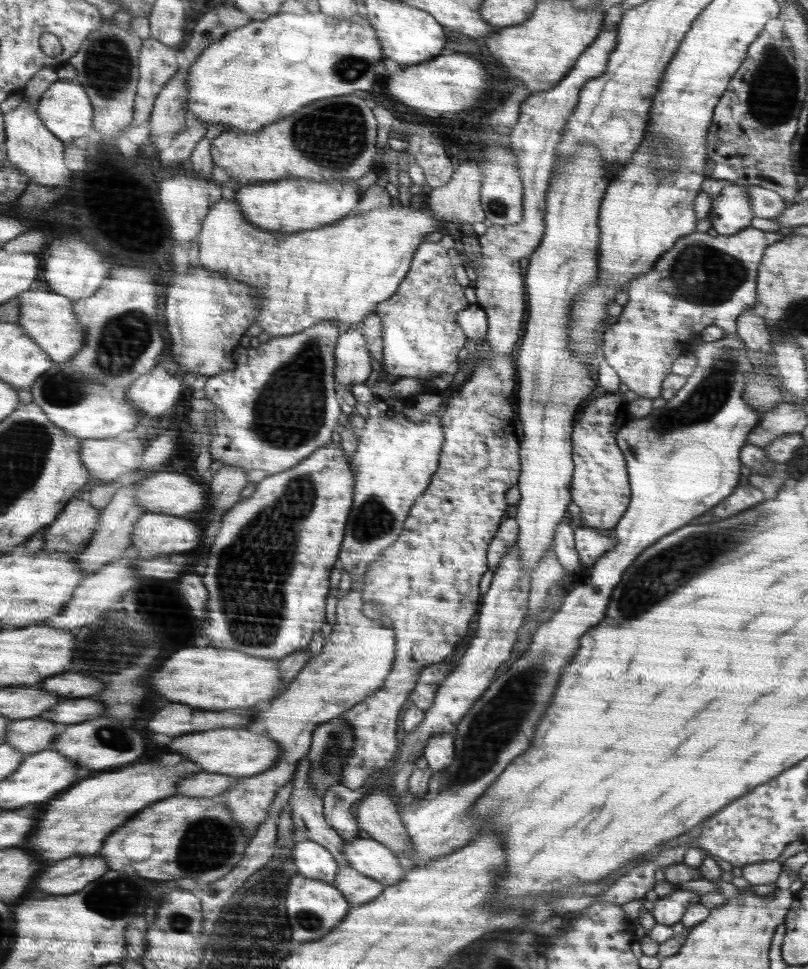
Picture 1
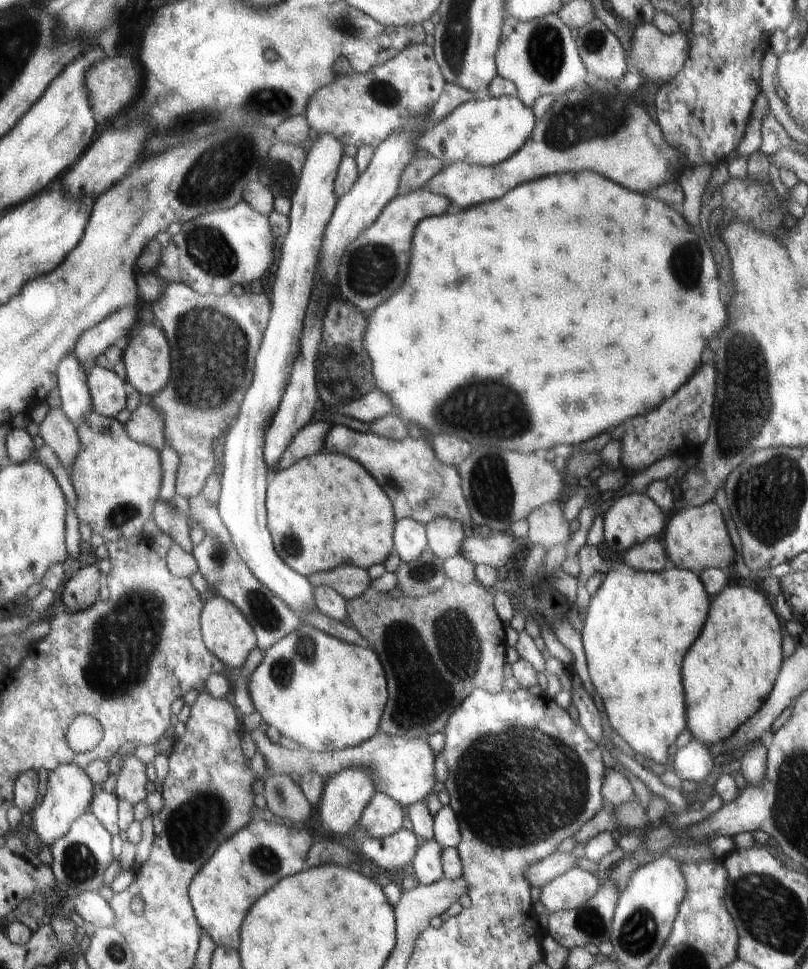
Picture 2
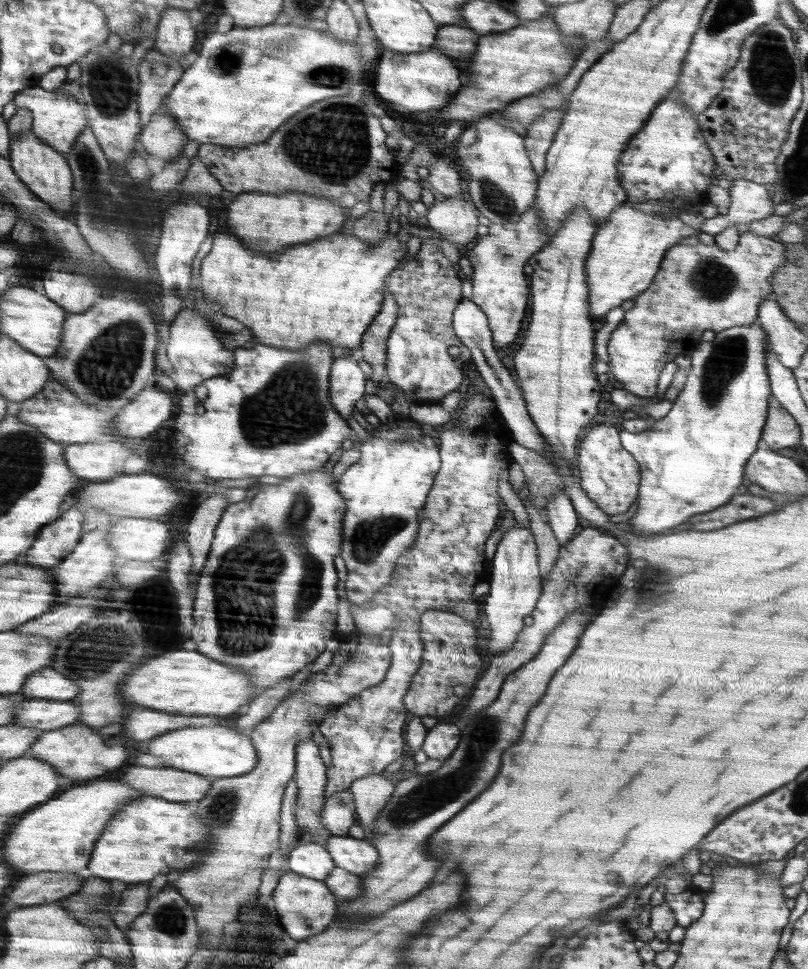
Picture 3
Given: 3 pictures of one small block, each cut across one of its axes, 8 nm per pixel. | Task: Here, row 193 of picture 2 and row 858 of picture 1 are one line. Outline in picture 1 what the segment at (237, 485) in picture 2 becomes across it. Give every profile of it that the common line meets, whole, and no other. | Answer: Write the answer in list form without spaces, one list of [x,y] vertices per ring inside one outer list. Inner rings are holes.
[[[301,840],[292,850],[298,874],[331,883],[338,874],[338,862],[329,850],[313,840]]]

